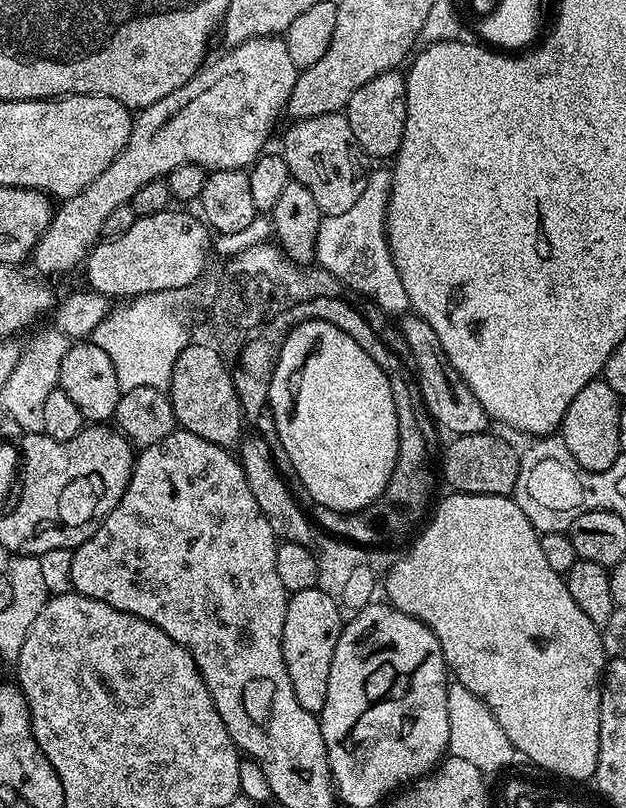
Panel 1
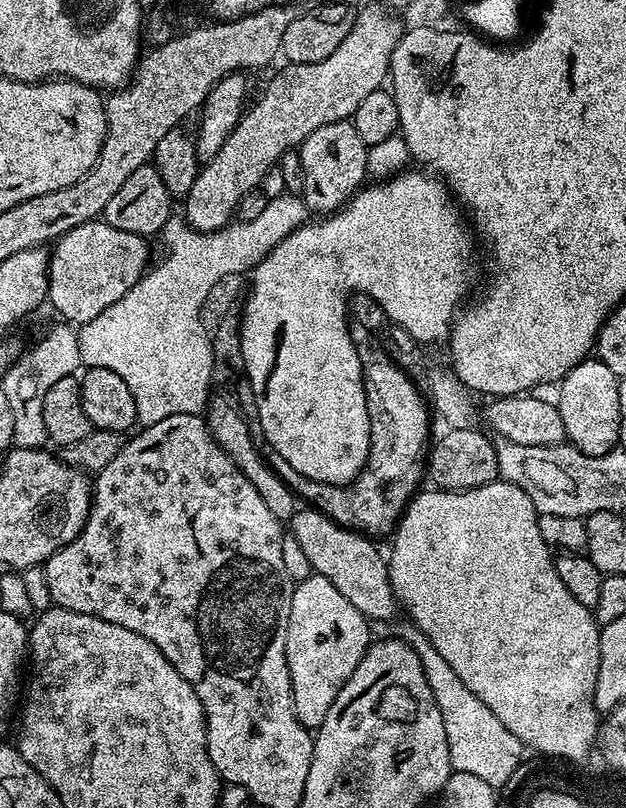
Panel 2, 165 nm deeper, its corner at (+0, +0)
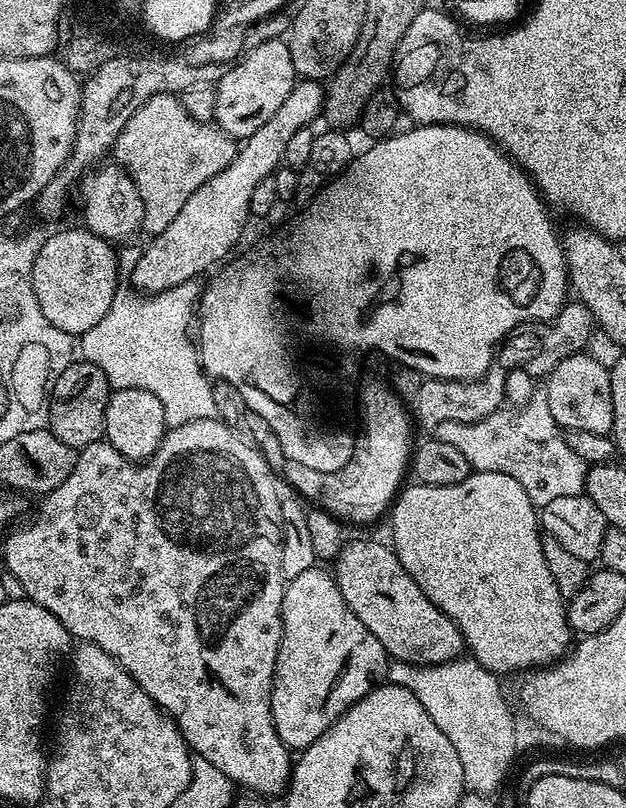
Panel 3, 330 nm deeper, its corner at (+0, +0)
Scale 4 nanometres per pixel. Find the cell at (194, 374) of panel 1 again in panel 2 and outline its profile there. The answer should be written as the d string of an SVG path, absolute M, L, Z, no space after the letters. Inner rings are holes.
M213 399L206 409L206 423L214 442L218 442L218 446L222 446L222 450L226 450L226 454L235 462L238 470L242 470L242 474L246 474L246 478L250 478L250 482L258 490L262 502L266 502L270 514L274 514L282 522L289 521L298 510L296 493L288 487L288 483L277 472L273 472L268 467L268 461L262 455L261 449L254 444L248 424L240 415L237 405L231 399L228 400Z

